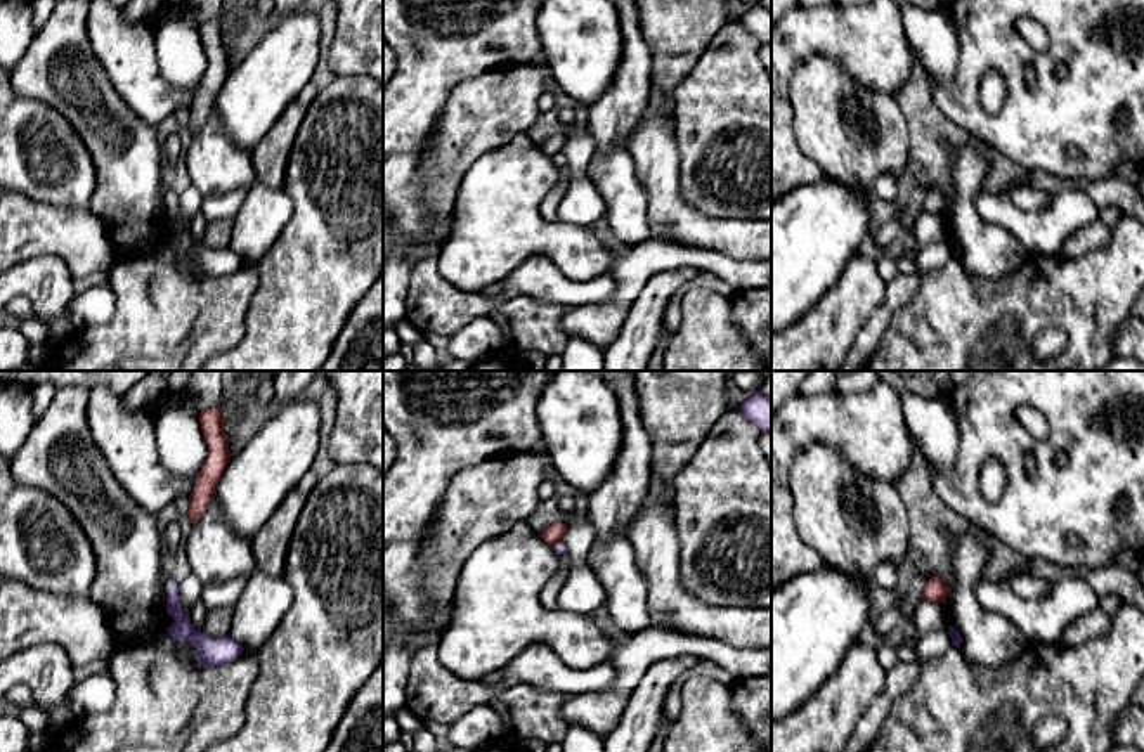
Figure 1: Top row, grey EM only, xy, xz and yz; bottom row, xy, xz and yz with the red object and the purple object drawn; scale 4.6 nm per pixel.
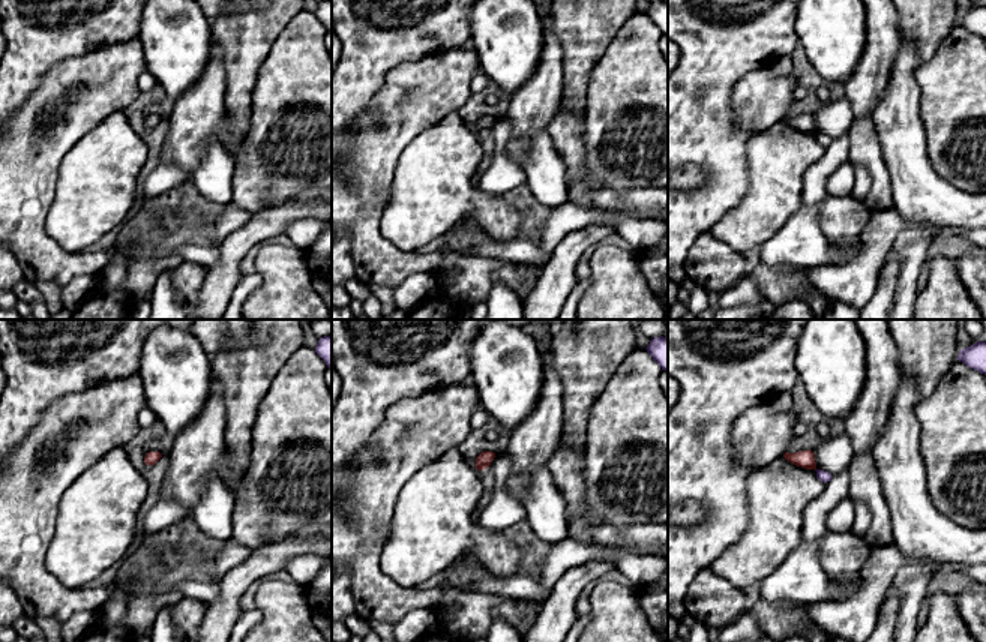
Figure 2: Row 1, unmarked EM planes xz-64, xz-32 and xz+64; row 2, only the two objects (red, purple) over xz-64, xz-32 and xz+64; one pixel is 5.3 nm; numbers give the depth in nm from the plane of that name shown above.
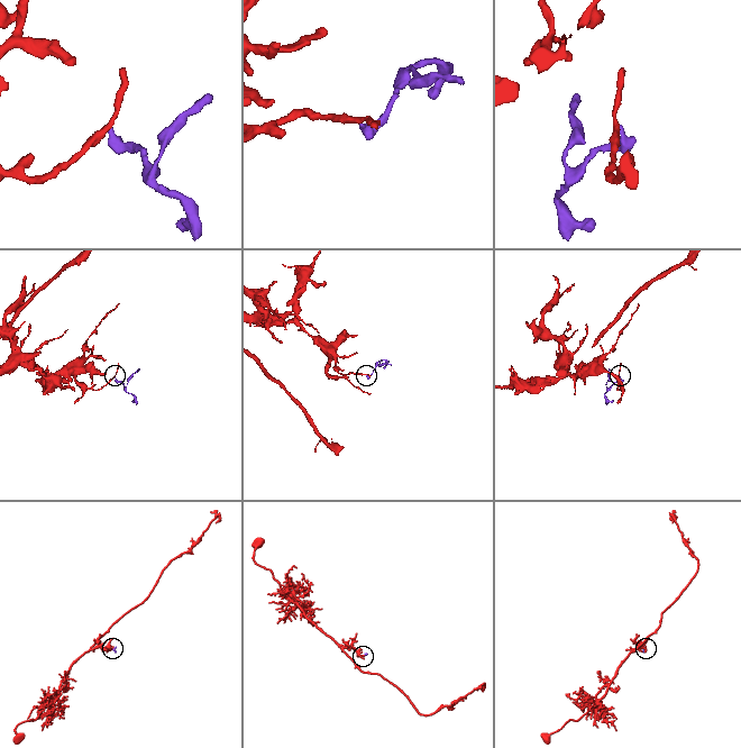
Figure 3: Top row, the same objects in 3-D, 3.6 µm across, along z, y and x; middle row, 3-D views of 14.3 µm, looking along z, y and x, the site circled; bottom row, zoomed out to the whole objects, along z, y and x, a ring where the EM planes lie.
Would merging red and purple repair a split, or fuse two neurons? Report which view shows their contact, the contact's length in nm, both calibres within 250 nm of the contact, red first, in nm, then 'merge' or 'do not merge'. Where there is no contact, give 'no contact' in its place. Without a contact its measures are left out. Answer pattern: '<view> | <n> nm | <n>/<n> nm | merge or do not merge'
xz | 40 nm | 90/50 nm | do not merge

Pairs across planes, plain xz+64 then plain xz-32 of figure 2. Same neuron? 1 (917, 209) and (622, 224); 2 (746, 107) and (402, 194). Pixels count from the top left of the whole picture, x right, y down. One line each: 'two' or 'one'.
1: two
2: two

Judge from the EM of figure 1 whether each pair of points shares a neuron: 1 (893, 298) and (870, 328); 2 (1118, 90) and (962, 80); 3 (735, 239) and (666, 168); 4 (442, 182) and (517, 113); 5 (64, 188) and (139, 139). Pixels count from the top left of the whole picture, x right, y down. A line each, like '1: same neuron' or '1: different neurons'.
1: same neuron
2: same neuron
3: same neuron
4: same neuron
5: different neurons

